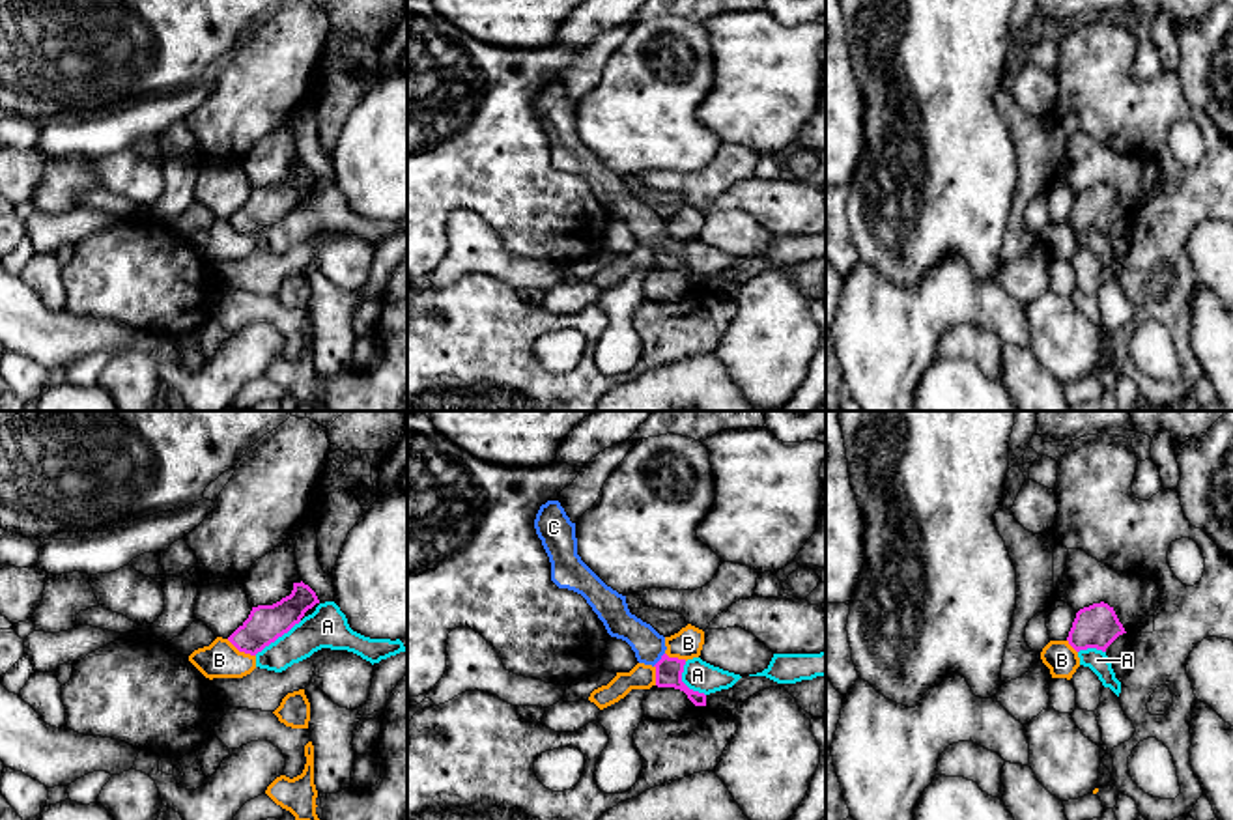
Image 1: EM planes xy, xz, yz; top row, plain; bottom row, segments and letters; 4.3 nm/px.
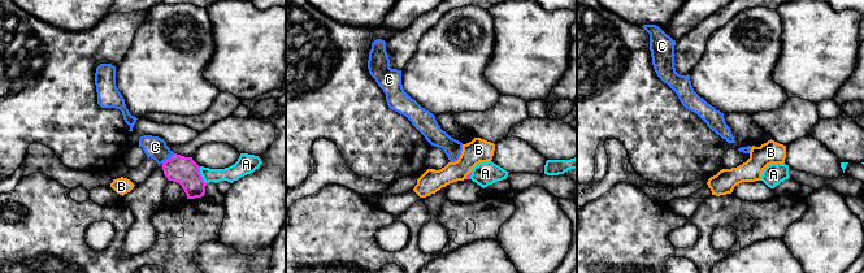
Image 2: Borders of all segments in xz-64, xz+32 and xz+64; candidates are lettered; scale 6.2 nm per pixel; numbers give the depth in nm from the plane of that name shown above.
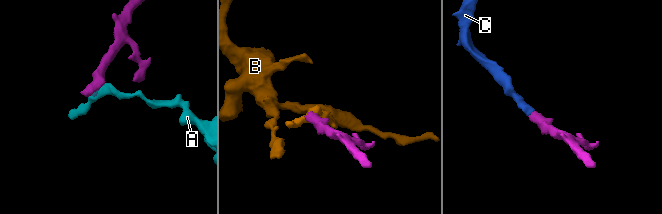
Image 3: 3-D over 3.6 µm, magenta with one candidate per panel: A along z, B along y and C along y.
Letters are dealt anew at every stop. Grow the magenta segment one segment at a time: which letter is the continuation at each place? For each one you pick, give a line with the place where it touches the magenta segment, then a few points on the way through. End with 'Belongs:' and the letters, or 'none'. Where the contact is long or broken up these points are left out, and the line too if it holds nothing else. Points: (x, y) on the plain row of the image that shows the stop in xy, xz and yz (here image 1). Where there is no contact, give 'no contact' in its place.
C: meets magenta in xz at (660, 241); runs through xz (669, 253), (660, 241), (649, 228)
Belongs: C

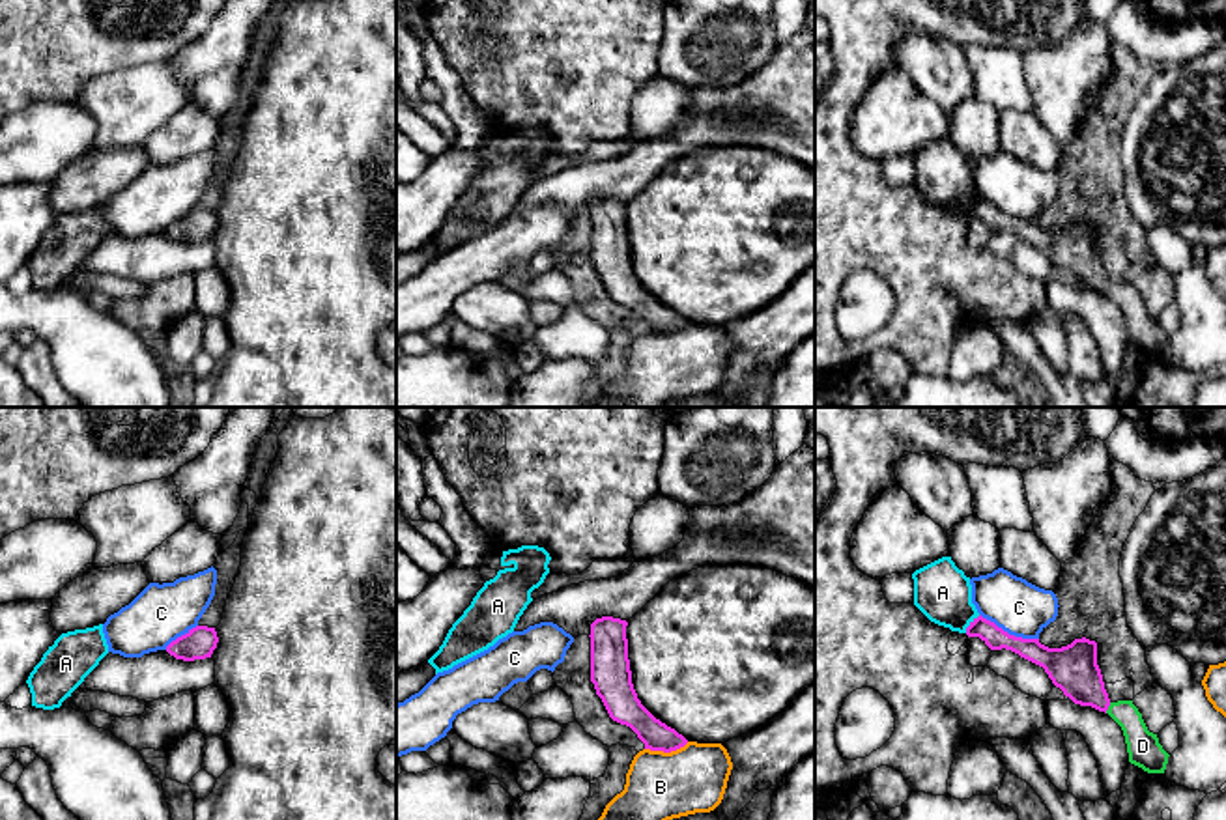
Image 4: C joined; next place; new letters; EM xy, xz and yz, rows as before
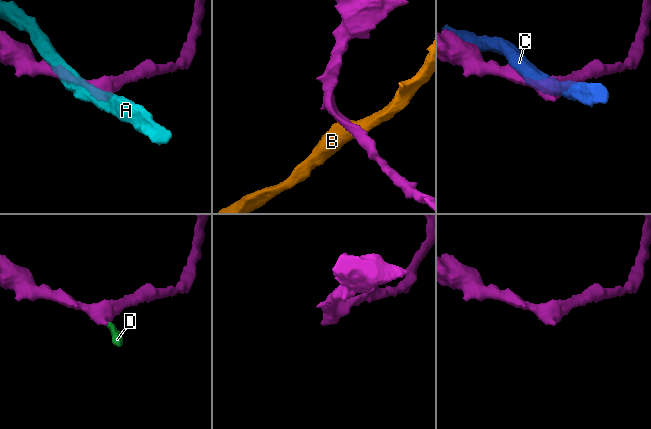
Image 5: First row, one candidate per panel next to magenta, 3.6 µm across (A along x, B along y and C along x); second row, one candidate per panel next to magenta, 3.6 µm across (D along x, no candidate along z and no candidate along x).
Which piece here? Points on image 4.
D: meets magenta in yz at (1107, 290); runs through yz (1073, 251), (1107, 290), (1135, 312), (1142, 327)
Belongs: D

